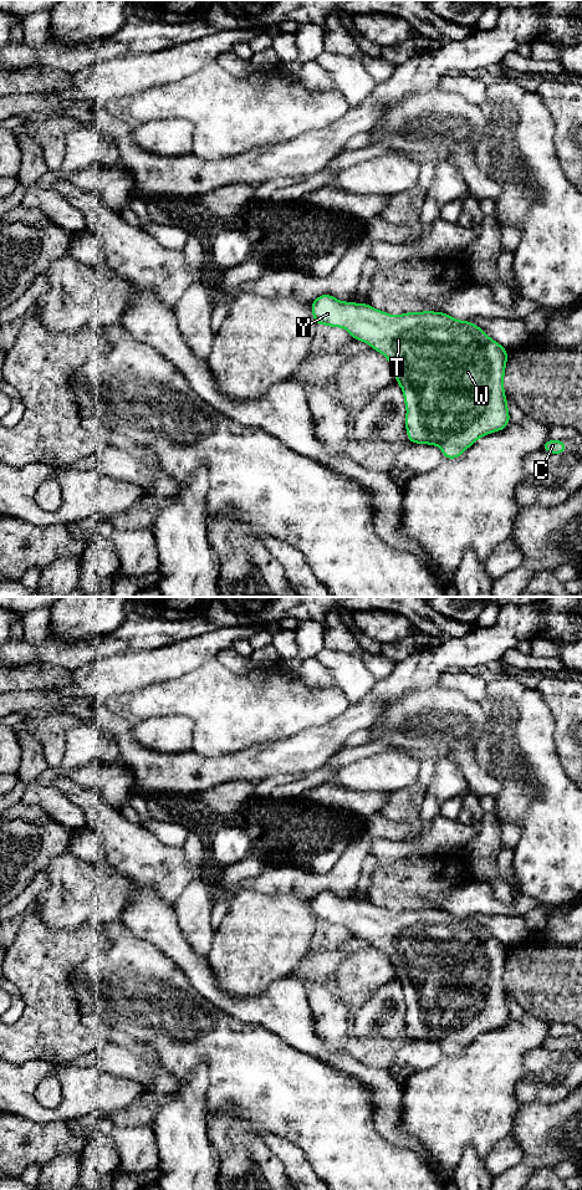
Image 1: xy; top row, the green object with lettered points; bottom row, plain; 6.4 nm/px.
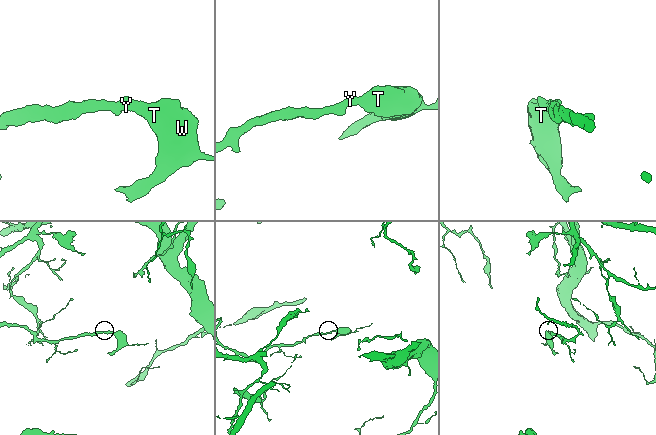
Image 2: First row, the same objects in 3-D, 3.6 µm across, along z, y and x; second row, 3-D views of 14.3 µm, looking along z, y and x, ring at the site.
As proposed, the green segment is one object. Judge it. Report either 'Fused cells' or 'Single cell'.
Single cell

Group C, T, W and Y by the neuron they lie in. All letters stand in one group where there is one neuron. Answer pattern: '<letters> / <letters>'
C T W Y

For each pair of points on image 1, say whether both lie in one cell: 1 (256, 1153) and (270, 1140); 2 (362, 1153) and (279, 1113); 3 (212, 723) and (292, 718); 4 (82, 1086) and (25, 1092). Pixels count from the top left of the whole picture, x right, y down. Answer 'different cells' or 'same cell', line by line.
1: different cells
2: same cell
3: same cell
4: same cell

